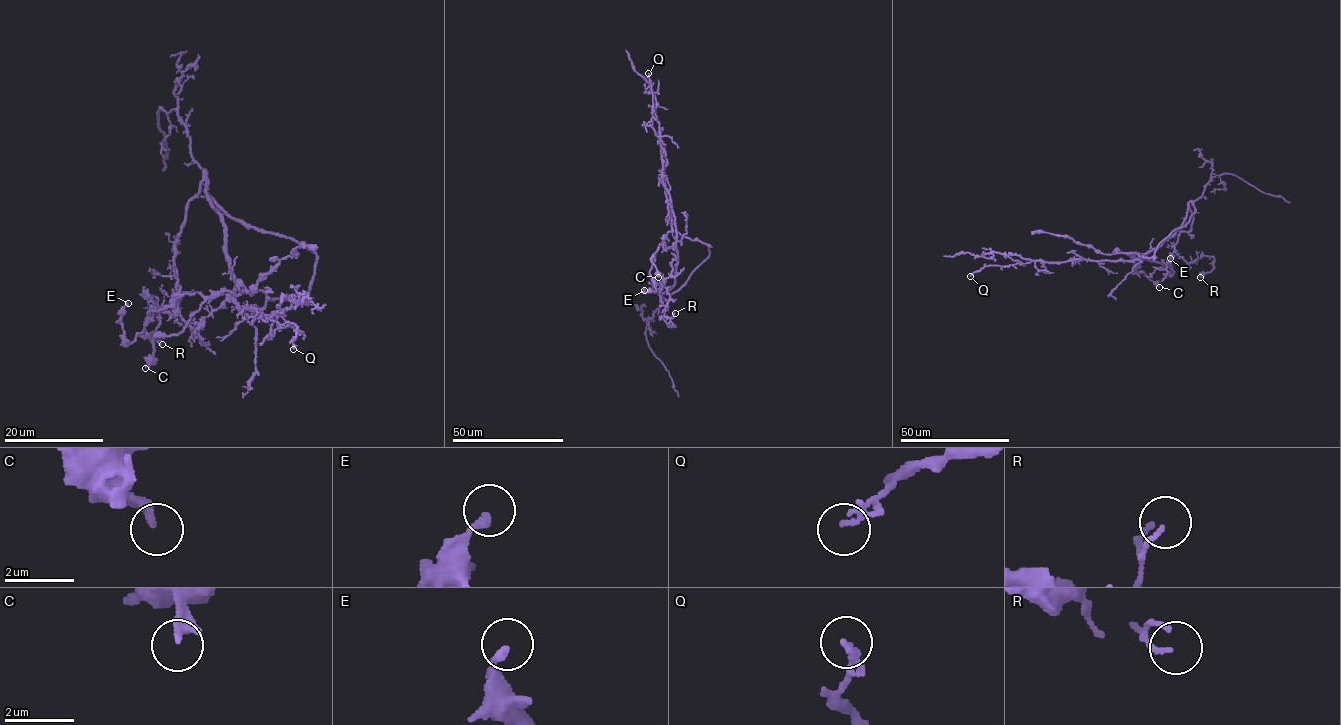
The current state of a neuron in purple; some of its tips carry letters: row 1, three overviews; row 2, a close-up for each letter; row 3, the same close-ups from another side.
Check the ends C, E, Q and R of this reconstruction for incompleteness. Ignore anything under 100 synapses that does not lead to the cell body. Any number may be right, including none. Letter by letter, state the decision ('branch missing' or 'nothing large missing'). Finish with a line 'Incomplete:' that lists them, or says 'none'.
C: nothing large missing
E: nothing large missing
Q: nothing large missing
R: nothing large missing
Incomplete: none

